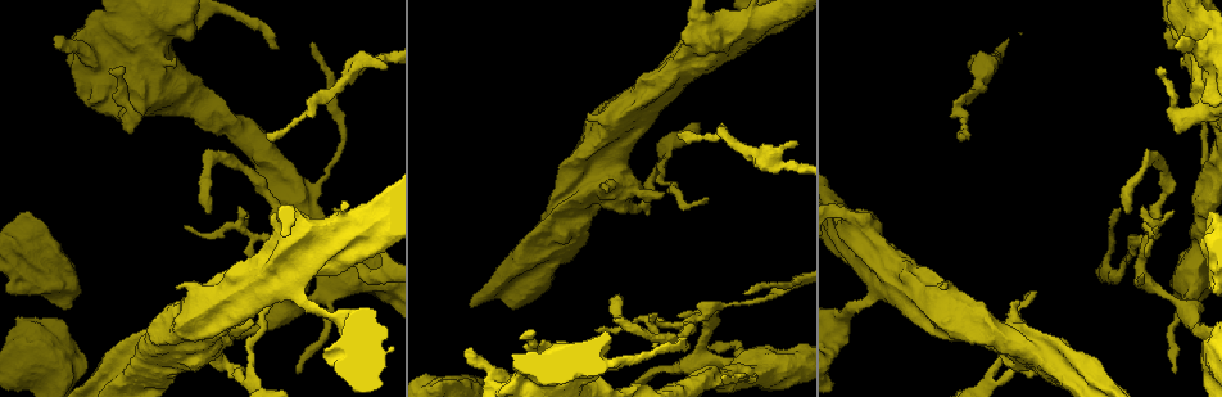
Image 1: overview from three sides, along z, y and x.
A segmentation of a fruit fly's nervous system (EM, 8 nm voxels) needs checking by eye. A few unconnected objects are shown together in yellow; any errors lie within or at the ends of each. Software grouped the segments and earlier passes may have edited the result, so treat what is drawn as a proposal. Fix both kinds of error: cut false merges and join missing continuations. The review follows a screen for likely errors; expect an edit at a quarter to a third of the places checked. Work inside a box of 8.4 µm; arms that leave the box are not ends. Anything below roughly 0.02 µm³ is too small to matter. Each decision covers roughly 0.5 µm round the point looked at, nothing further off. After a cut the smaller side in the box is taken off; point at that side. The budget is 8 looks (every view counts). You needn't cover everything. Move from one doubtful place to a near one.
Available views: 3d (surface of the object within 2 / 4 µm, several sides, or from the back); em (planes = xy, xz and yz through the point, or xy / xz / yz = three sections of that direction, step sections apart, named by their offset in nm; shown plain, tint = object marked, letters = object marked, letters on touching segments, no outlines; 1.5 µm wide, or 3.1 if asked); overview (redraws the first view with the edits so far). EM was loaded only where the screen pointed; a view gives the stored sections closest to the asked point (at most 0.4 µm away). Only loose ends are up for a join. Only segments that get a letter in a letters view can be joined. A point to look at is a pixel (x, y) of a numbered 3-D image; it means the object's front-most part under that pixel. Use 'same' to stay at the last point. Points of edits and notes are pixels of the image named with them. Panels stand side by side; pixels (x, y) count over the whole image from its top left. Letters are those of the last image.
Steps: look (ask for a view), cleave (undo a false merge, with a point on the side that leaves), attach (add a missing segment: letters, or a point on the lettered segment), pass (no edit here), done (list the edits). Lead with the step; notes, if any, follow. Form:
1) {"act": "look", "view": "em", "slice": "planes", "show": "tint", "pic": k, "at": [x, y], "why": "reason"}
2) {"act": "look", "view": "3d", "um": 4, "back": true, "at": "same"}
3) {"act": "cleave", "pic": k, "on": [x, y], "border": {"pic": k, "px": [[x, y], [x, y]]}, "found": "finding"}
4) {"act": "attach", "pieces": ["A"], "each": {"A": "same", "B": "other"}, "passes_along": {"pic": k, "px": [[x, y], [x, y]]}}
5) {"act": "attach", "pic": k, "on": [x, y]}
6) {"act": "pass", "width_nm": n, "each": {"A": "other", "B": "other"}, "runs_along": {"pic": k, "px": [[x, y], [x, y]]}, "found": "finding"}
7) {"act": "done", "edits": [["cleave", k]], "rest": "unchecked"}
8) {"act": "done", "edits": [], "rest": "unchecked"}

{"act": "look", "view": "em", "slice": "yz", "step": 4, "show": "tint", "pic": 1, "at": [644, 206], "why": "abrupt turn"}

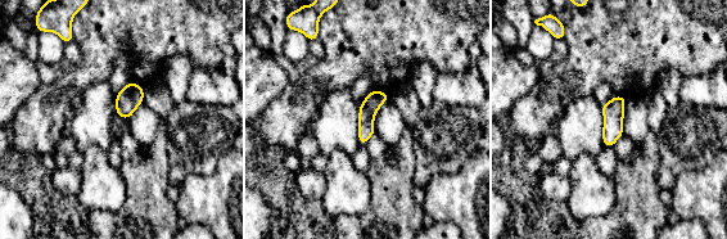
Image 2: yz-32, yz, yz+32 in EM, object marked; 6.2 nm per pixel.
{"act": "look", "view": "em", "slice": "planes", "show": "letters", "at": "same"}

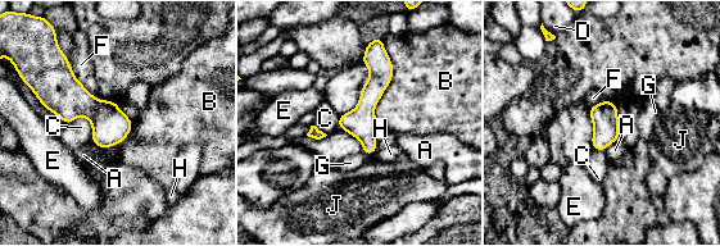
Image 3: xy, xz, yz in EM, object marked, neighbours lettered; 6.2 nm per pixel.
{"act": "cleave", "pic": 3, "on": [111, 126], "width_nm": 170, "longest_contact_nm": ["B", 550], "each": {"A": "other", "B": "other", "C": "other", "D": "other", "E": "other", "F": "other", "G": "other", "H": "other", "J": "other"}, "found": "two neurons meet here"}

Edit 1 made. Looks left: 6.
{"act": "look", "view": "3d", "um": 2, "back": true, "pic": 1, "at": [268, 136], "why": "tapers out"}

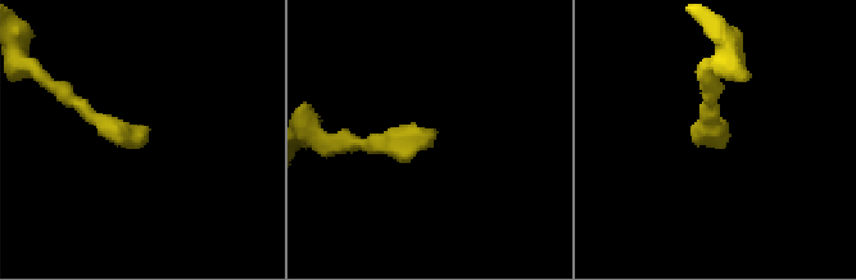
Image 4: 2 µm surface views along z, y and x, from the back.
{"act": "look", "view": "em", "slice": "planes", "show": "letters", "pic": 4, "at": [144, 129], "why": "need the tissue"}

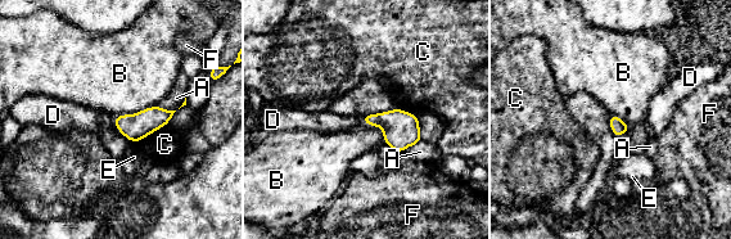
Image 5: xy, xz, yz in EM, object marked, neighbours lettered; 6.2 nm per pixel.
{"act": "pass", "each": {"A": "other", "B": "other", "C": "other", "D": "other", "E": "other", "F": "other"}, "border": {"pic": 5, "px": [[157, 104], [113, 117]]}, "found": "no lettered segment goes on from it"}

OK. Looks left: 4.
{"act": "look", "view": "3d", "um": 4, "back": true, "pic": 1, "at": [340, 319], "why": "calibre changes"}

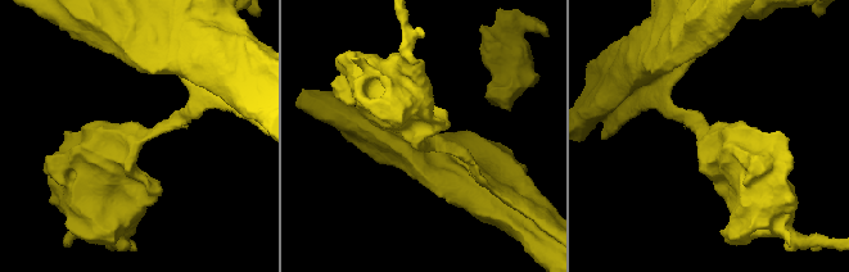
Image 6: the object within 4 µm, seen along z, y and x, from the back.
{"act": "look", "view": "em", "slice": "xz", "step": 4, "show": "tint", "pic": 6, "at": [133, 137], "why": "shape alone is not enough"}

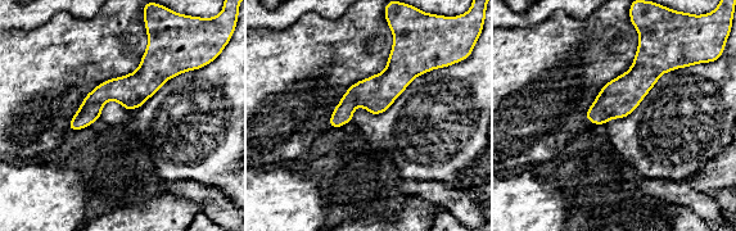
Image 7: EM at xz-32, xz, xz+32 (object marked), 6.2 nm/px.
{"act": "look", "view": "em", "slice": "planes", "show": "letters", "at": "same", "why": "another direction"}

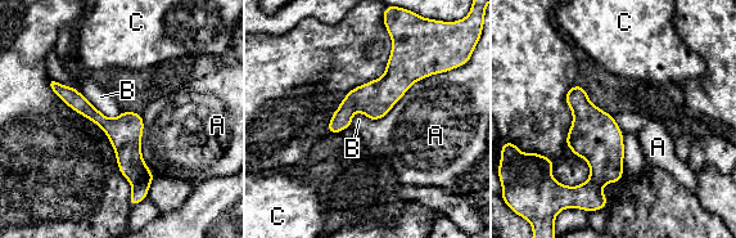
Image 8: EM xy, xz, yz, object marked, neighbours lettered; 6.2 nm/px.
{"act": "pass", "longest_contact_nm": ["A", 650], "each": {"A": "other", "B": "other", "C": "other"}, "border": {"pic": 8, "px": [[76, 89], [105, 116], [122, 112]]}, "found": "all the same neuron"}

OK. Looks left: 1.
{"act": "done", "edits": [["cleave", 3]], "rest": "unchecked"}

